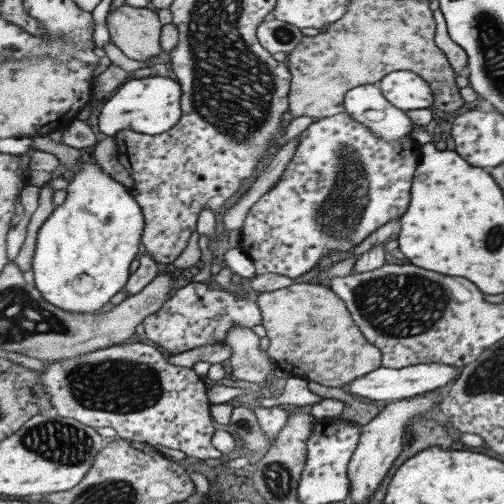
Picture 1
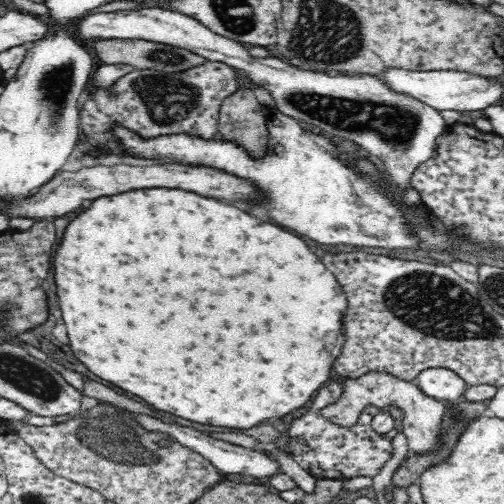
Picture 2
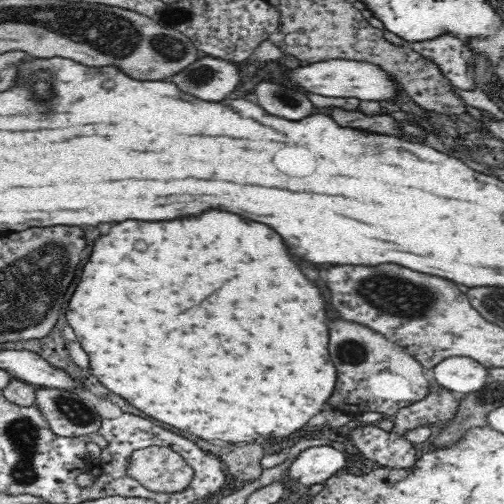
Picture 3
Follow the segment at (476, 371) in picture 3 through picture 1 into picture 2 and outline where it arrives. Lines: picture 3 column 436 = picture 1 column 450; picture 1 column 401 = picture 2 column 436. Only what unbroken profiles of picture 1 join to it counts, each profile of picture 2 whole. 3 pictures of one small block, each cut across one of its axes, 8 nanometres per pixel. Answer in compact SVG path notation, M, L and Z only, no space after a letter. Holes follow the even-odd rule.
M436 368L436 370L424 370L416 378L416 386L428 396L438 402L456 402L464 398L468 386L450 370Z

